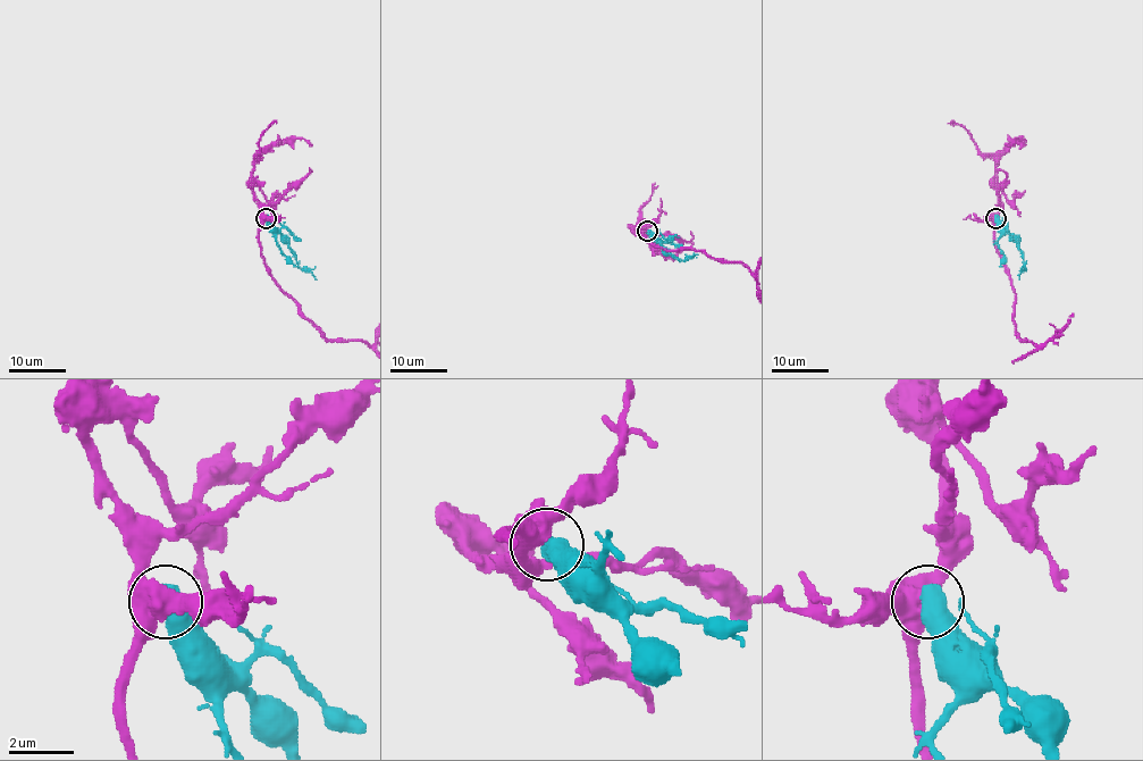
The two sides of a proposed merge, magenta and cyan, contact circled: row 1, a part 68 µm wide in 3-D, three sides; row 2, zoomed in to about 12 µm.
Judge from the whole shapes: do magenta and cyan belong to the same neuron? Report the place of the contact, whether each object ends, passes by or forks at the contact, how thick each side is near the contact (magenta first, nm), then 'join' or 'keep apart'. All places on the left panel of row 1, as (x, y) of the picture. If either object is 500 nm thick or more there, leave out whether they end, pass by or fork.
at (266, 218); 480 nm thick on the magenta side, 700 nm on the other; keep apart

